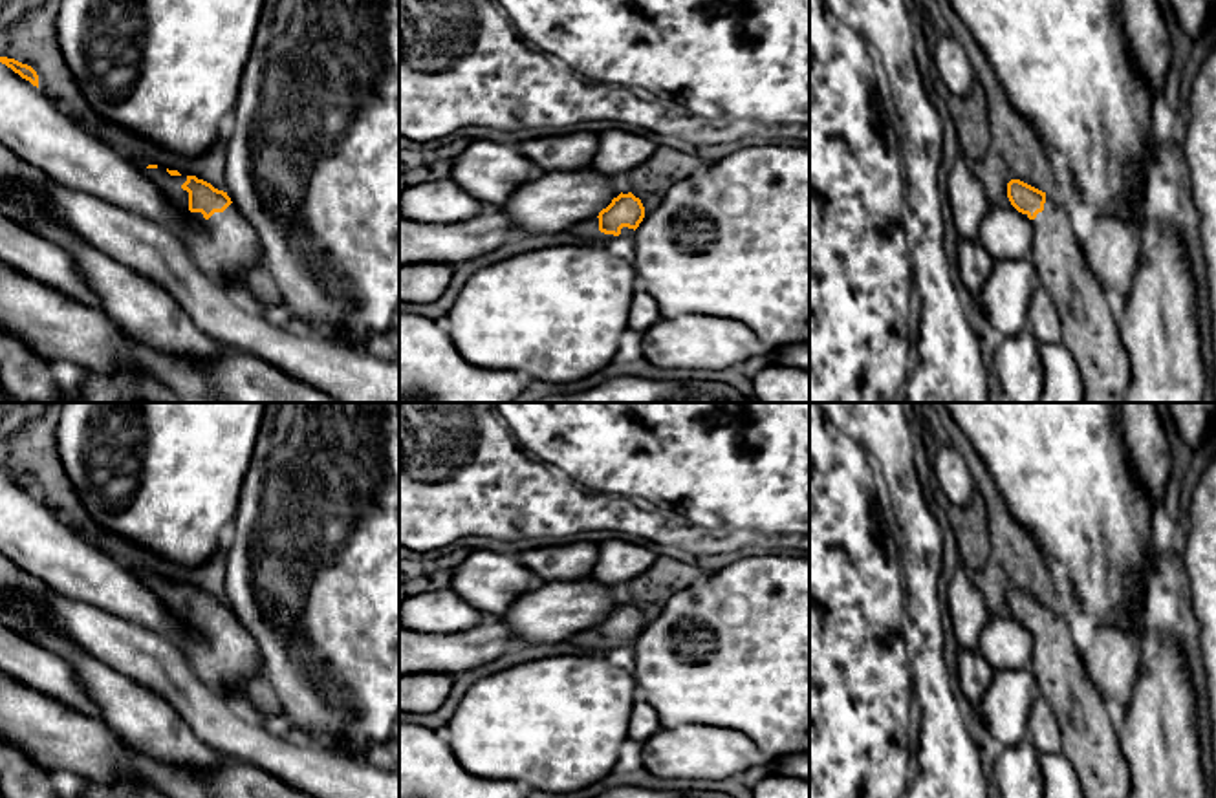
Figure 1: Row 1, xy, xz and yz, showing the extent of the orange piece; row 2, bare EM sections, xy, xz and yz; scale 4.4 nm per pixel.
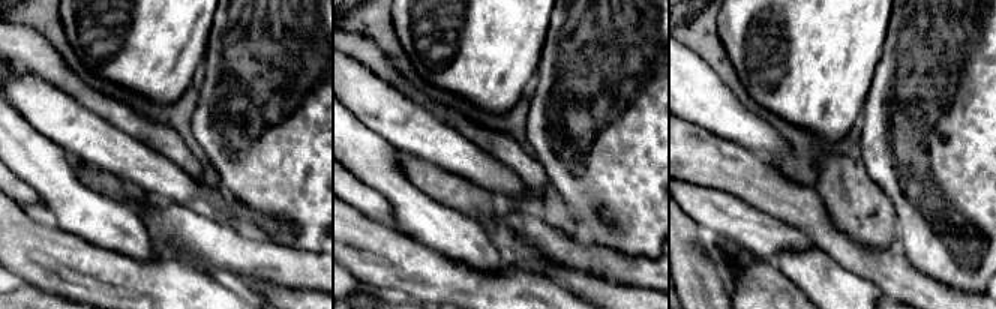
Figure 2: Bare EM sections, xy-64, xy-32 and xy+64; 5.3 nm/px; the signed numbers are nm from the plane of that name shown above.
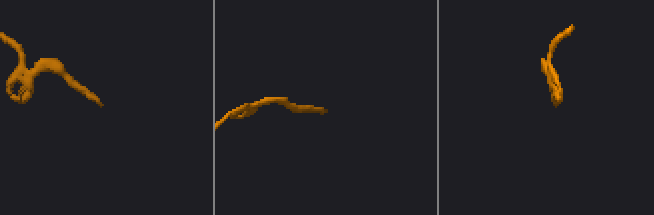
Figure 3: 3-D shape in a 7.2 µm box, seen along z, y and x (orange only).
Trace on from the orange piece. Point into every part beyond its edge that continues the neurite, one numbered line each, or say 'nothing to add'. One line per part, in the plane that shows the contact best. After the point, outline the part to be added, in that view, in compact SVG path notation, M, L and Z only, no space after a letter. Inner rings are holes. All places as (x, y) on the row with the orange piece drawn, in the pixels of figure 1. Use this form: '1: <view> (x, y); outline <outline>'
1: xy (226, 244); outline M148 168L147 174L181 212L189 216L189 229L178 232L196 265L214 282L223 284L233 275L245 280L245 271L256 265L262 245L256 231L236 205L214 212L209 220L189 210L189 192L181 189L187 176L170 176L167 168Z

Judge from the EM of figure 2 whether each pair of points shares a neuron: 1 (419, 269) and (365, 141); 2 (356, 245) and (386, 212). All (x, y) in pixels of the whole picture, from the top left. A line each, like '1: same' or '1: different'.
1: different
2: different

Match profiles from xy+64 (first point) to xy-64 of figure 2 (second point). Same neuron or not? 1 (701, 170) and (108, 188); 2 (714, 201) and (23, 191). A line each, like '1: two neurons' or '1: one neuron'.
1: one neuron
2: one neuron

